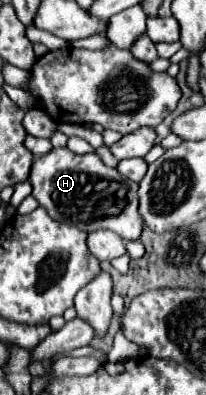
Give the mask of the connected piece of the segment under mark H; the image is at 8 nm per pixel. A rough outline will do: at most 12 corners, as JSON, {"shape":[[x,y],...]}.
{"shape":[[94,152],[34,160],[58,222],[138,240],[138,184]]}

